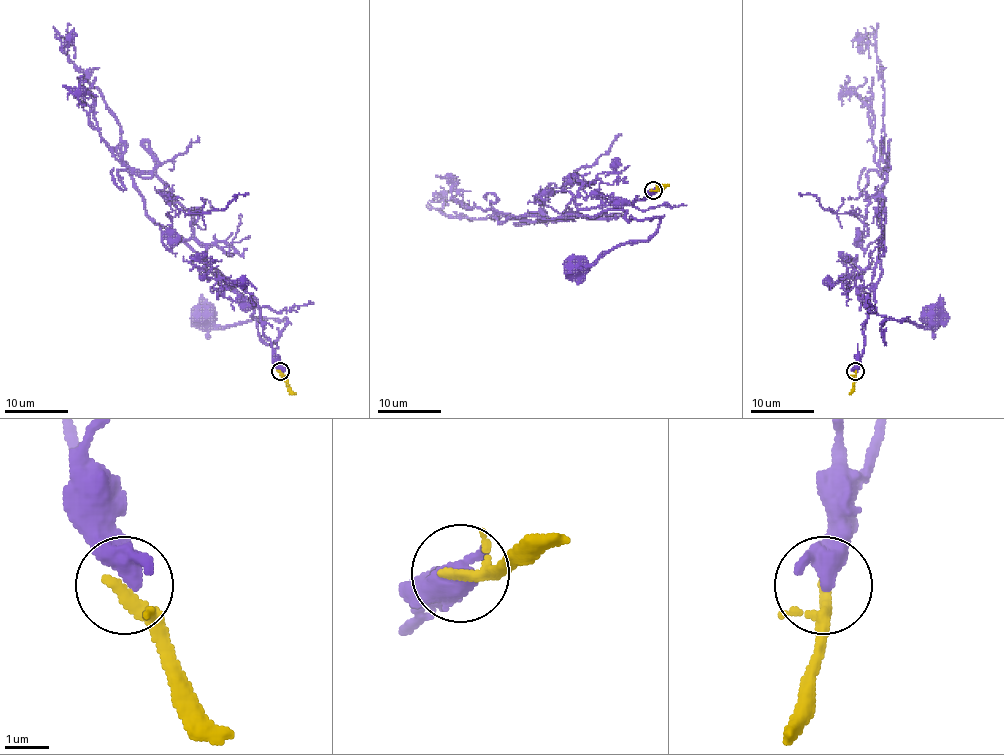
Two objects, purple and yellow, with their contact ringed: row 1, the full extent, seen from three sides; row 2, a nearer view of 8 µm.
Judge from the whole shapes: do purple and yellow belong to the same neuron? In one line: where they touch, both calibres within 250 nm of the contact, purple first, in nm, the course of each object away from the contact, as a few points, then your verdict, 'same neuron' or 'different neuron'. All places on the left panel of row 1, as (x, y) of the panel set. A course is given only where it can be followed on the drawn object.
place (280, 371); calibres 600 and 220 nm; course purple (280, 370), (261, 312), (232, 289), (251, 304), (267, 343), (286, 320), (218, 326), (208, 313); course yellow (280, 372), (296, 394); different neuron

